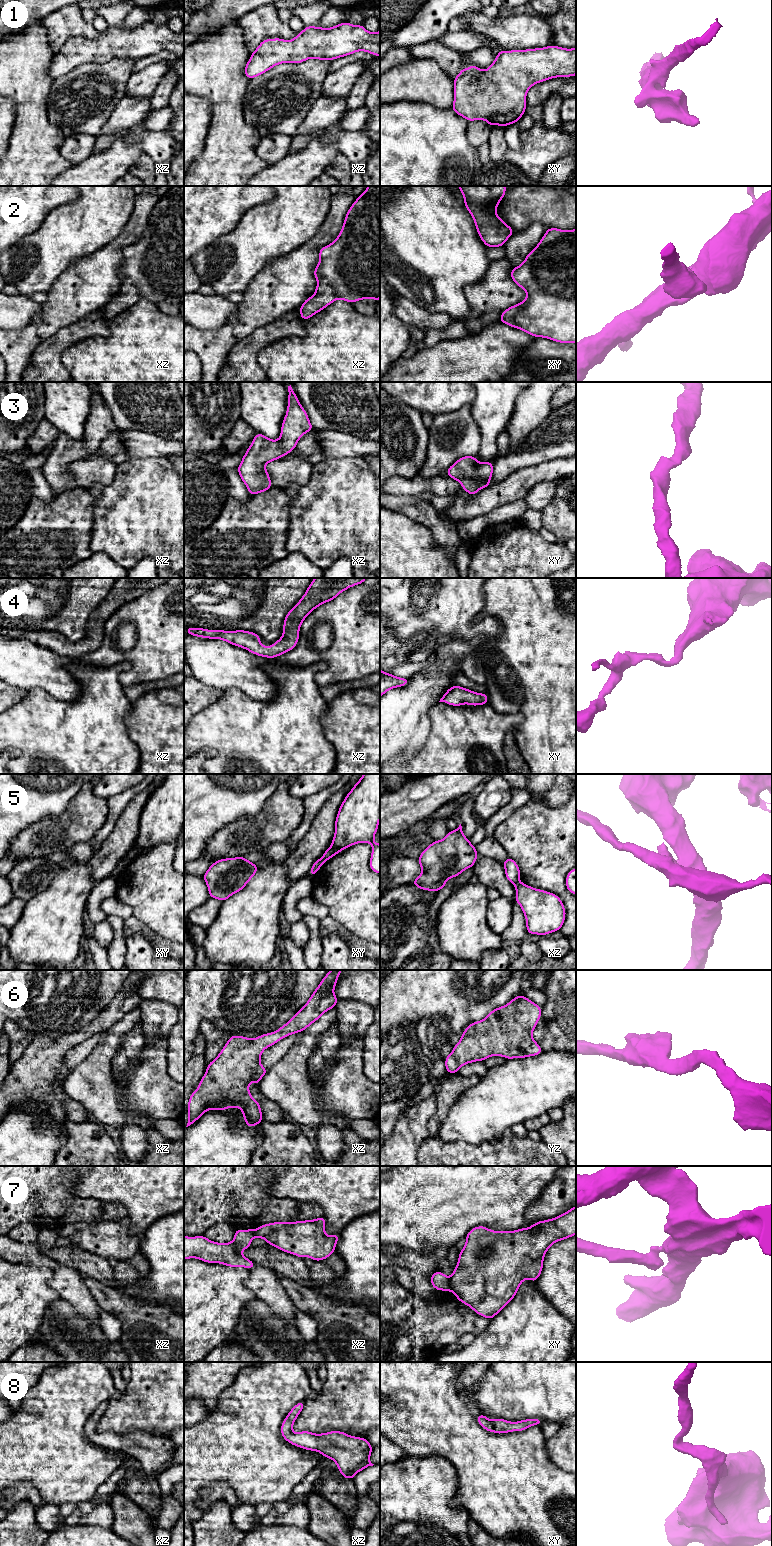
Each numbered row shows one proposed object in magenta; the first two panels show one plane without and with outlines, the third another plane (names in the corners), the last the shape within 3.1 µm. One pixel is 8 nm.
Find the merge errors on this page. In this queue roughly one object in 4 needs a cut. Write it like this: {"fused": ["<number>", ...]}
{"fused": ["5", "7"]}

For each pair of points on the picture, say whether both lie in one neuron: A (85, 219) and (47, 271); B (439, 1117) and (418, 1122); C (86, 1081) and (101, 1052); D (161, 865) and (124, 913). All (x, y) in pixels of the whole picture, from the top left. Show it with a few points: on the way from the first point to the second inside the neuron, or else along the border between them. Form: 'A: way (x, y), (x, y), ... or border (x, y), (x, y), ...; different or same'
A: way (72, 232), (47, 258); same
B: border (435, 1097), (436, 1111), (428, 1122), (428, 1136); different
C: way (93, 1074), (100, 1059); same
D: border (115, 896), (125, 903), (133, 913); different

